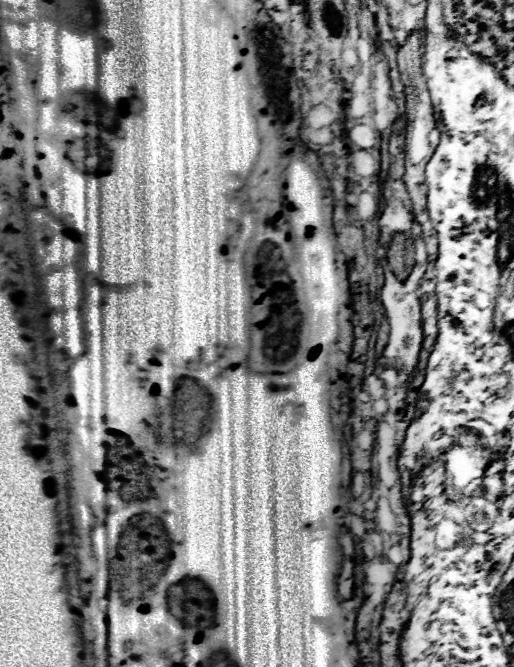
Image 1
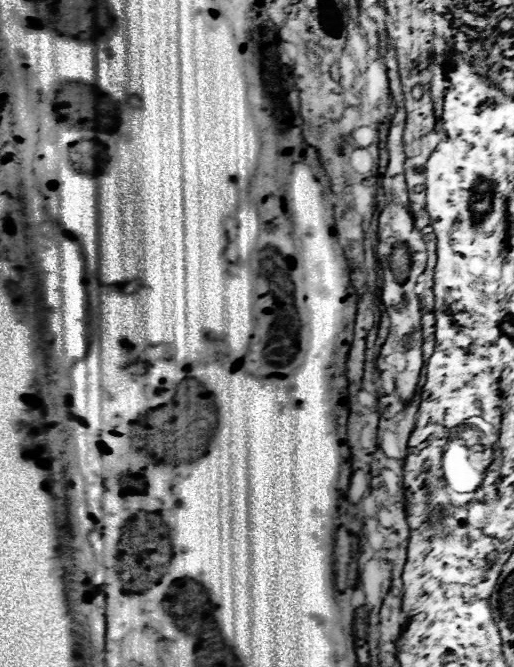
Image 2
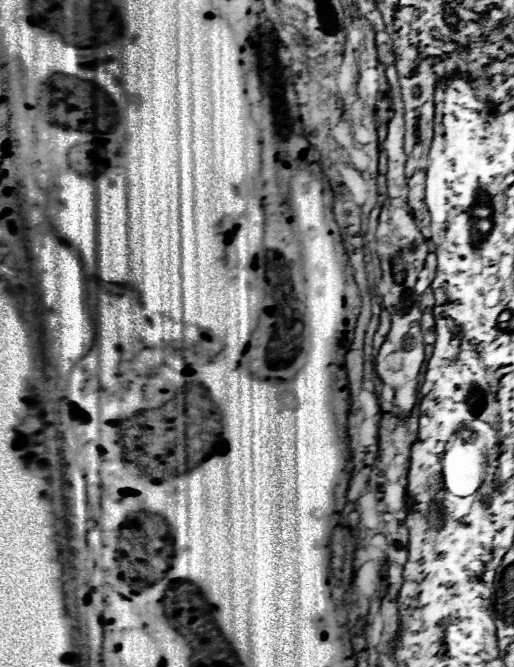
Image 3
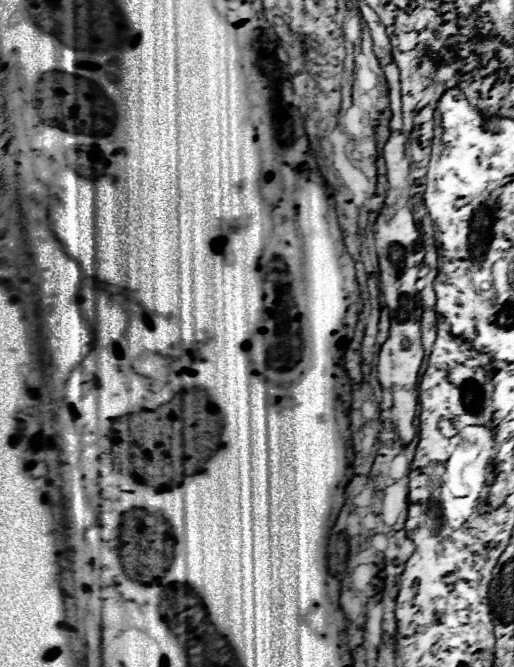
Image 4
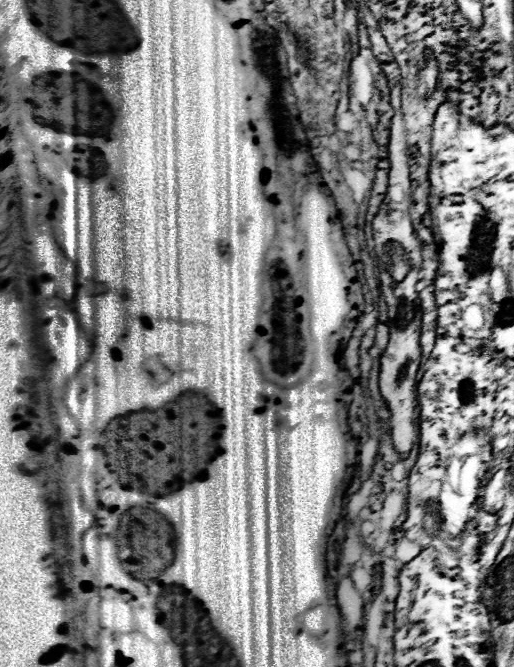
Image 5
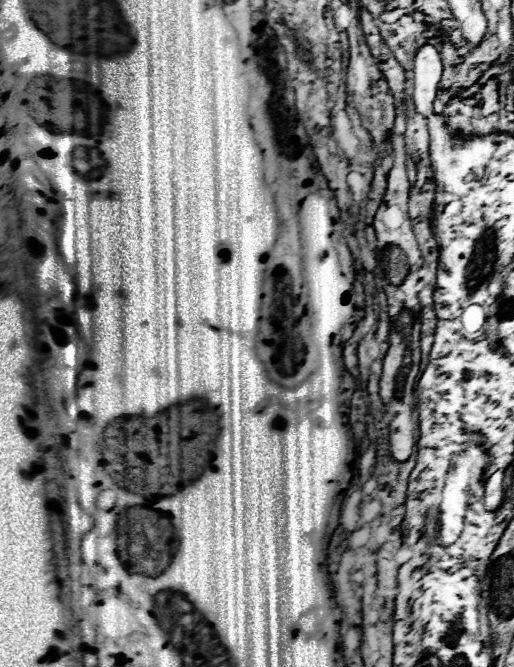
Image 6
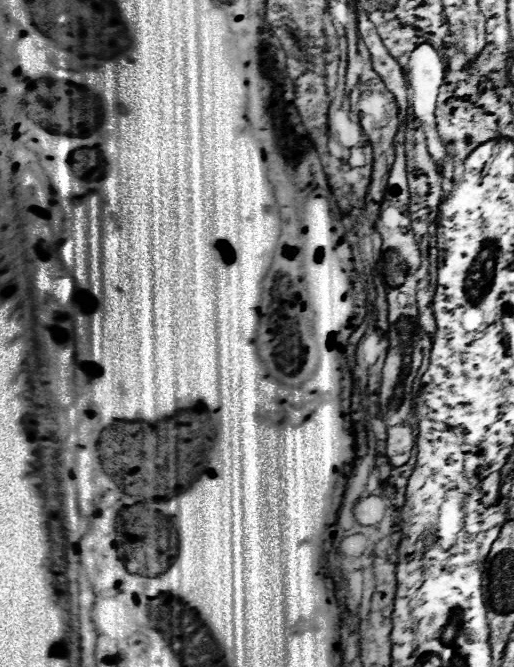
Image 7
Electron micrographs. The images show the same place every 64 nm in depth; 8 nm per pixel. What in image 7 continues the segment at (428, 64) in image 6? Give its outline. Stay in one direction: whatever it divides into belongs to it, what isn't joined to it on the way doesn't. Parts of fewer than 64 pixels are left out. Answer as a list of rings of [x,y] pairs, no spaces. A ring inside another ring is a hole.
[[[418,46],[408,62],[408,84],[412,88],[412,106],[420,122],[434,120],[434,106],[438,88],[444,78],[440,54],[432,46]]]

